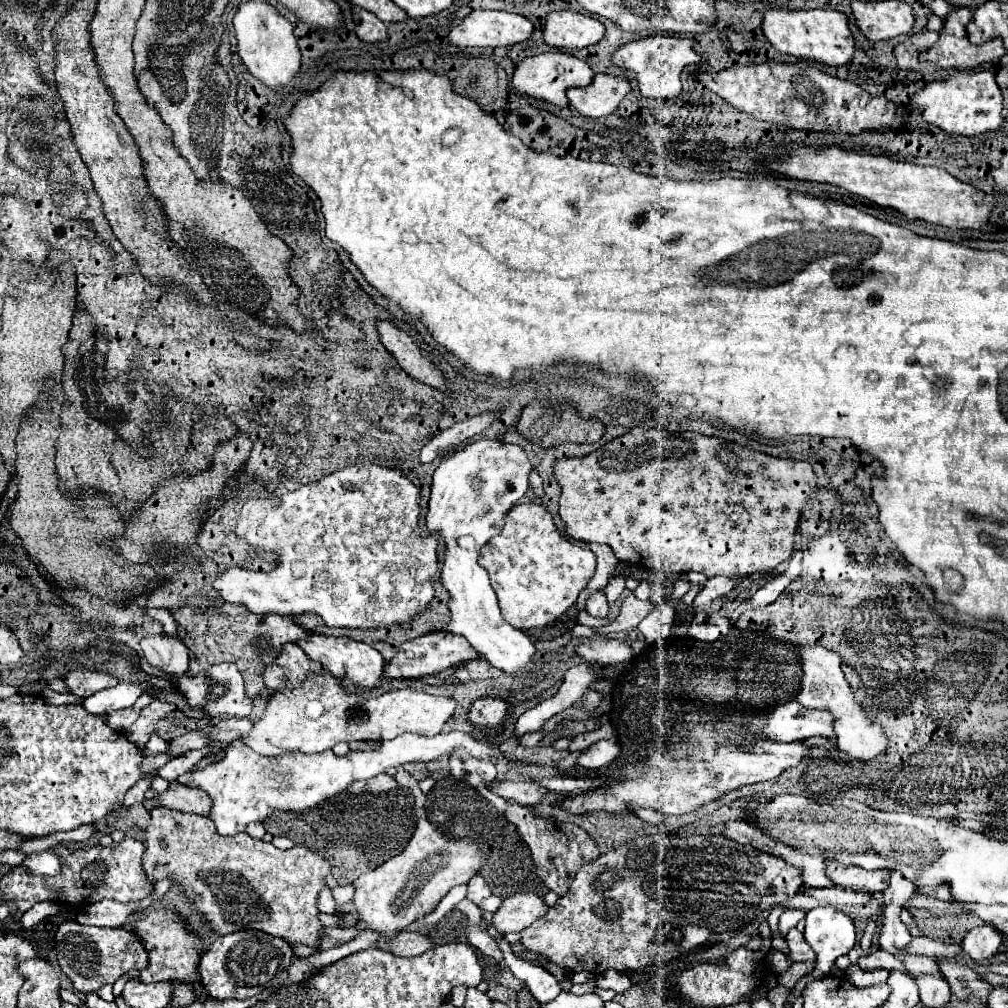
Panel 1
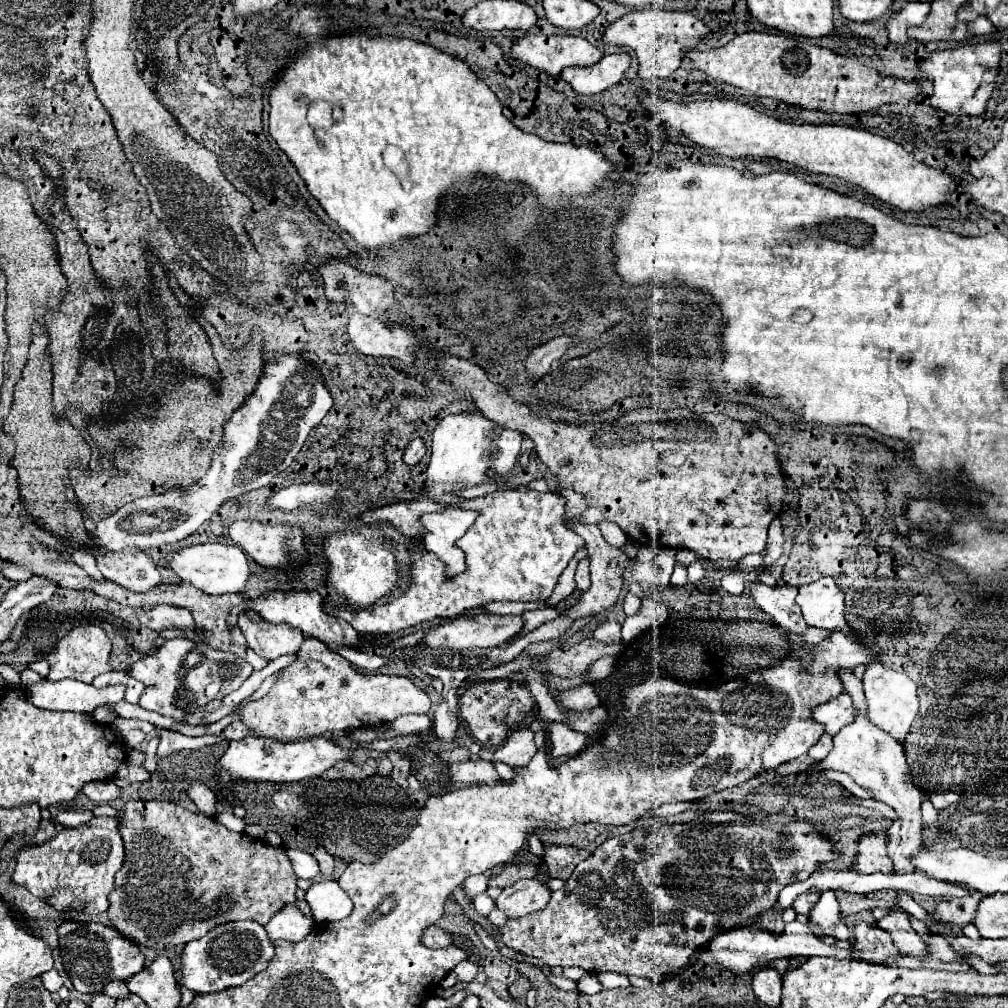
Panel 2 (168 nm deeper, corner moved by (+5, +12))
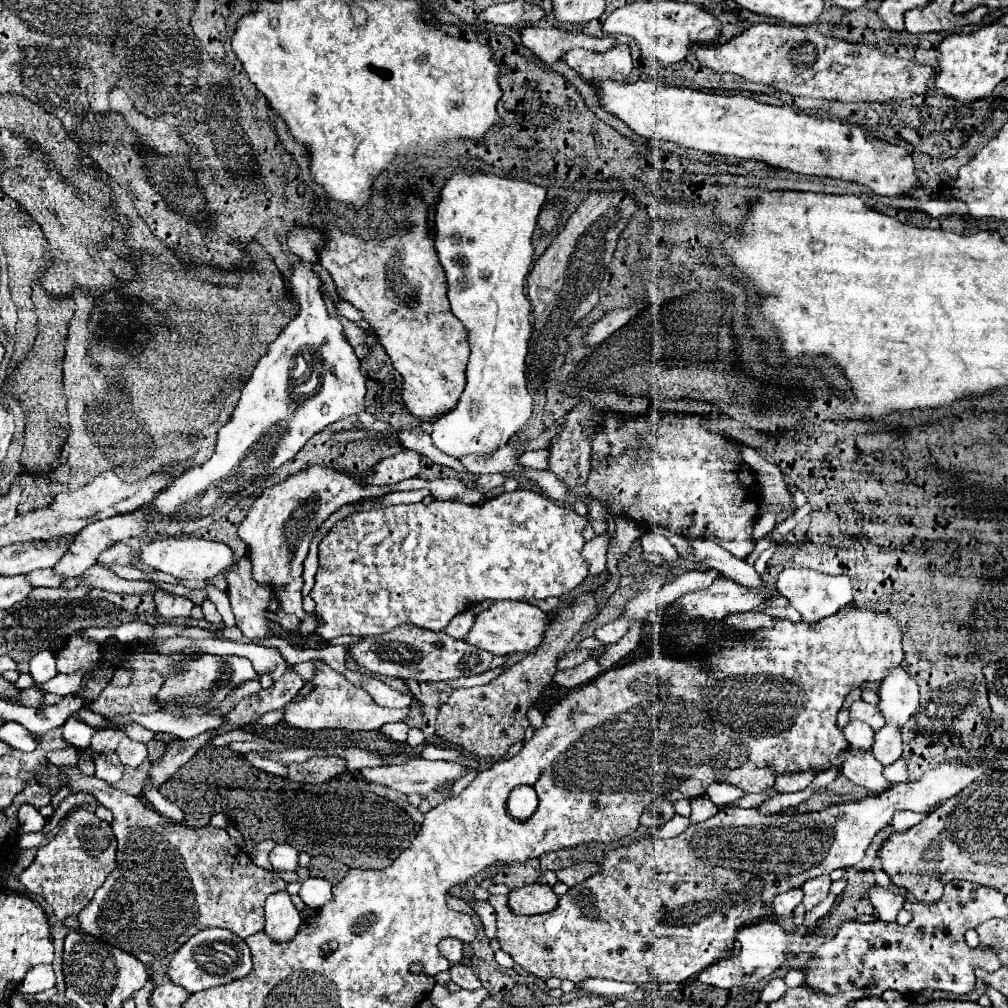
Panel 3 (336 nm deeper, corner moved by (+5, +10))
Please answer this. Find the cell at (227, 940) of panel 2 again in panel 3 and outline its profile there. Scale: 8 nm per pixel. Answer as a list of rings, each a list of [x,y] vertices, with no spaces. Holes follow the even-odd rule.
[[[204,929],[192,935],[172,957],[168,965],[168,977],[174,985],[184,987],[188,993],[198,993],[210,987],[230,983],[246,977],[252,969],[252,955],[244,939],[236,937],[226,929]]]

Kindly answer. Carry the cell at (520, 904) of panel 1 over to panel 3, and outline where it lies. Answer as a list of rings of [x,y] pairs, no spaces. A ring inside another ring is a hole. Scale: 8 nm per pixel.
[[[532,883],[532,885],[524,885],[524,887],[520,887],[520,889],[510,891],[510,895],[508,895],[508,905],[510,905],[512,911],[518,913],[518,915],[548,913],[548,911],[556,909],[556,905],[558,905],[558,895],[552,891],[550,885]]]

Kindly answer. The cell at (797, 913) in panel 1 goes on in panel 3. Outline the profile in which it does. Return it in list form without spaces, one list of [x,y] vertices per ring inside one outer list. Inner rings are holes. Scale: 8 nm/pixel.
[[[820,875],[816,879],[810,879],[808,883],[804,883],[802,891],[804,891],[804,907],[806,911],[810,911],[814,905],[818,905],[820,901],[824,901],[824,897],[830,893],[830,875]]]

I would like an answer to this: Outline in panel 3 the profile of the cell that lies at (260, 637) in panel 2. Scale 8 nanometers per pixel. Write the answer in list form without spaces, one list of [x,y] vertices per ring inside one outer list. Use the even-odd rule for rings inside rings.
[[[248,555],[230,567],[230,571],[226,573],[226,581],[236,627],[240,627],[242,633],[252,641],[270,637],[270,621],[264,613],[268,613],[272,591],[252,579],[252,563]]]

